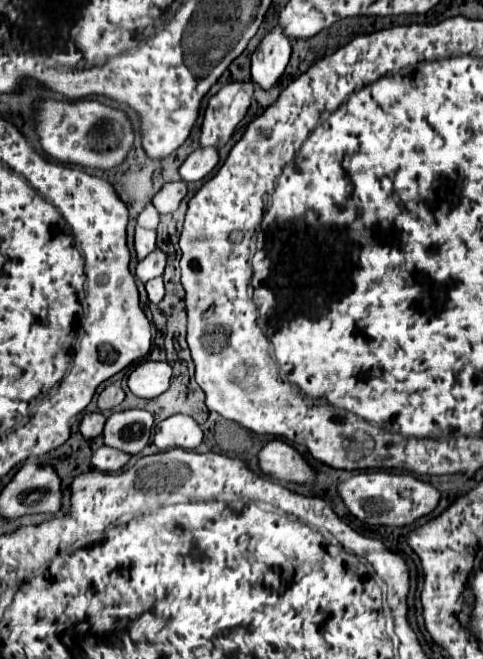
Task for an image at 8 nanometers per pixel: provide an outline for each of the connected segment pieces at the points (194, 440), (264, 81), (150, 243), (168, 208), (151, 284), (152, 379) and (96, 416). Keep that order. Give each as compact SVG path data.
M172 415L156 425L154 445L160 451L182 447L196 449L202 443L202 429L190 415Z
M274 27L252 53L252 83L268 91L276 85L290 59L290 41L282 29Z
M136 229L134 249L136 249L136 257L138 257L138 261L142 261L148 253L152 253L152 251L156 249L156 231Z
M174 181L174 183L166 183L152 199L152 205L156 207L156 211L160 215L168 215L174 213L180 205L180 201L186 195L186 183L184 181Z
M158 277L158 279L154 279L154 281L148 281L148 283L146 283L146 291L148 291L150 303L160 303L162 297L164 297L164 283L162 283L162 277Z
M144 361L128 377L128 387L136 397L154 399L170 387L172 367L166 361Z
M86 413L80 423L80 433L84 435L84 439L98 437L104 429L104 421L106 421L106 417L102 413Z

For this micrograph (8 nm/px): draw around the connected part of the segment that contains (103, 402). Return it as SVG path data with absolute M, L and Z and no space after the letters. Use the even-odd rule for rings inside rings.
M108 385L100 395L98 395L98 407L100 411L108 411L114 409L116 405L120 405L124 399L124 391L118 385Z

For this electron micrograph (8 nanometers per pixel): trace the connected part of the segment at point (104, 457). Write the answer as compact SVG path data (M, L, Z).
M102 445L100 449L96 449L94 455L92 455L92 465L98 471L104 471L104 473L120 471L128 461L130 461L130 455L118 451L118 449L106 447L106 445Z

